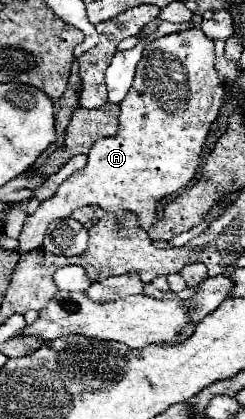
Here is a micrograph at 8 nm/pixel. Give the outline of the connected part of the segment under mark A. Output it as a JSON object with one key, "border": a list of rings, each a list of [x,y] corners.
{"border":[[[202,29],[148,41],[132,89],[120,103],[118,133],[98,139],[88,153],[86,167],[68,177],[58,193],[42,201],[38,211],[26,219],[16,253],[24,255],[42,247],[46,227],[84,205],[98,205],[106,213],[114,213],[118,221],[132,211],[140,217],[140,229],[150,231],[158,221],[156,201],[184,189],[196,173],[200,151],[210,149],[204,139],[210,139],[210,125],[228,85],[216,73],[215,58],[214,41]]]}

